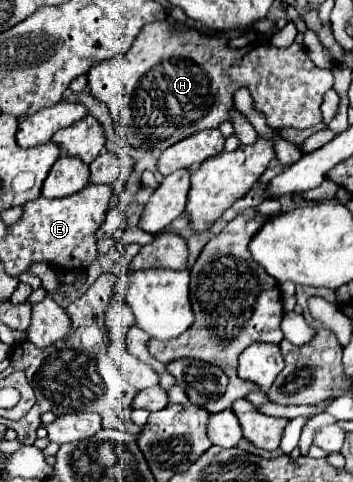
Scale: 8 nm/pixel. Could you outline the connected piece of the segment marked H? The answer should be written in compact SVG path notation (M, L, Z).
M159 20L151 22L141 28L137 34L133 46L119 56L107 58L87 72L89 90L97 94L101 102L105 102L113 114L113 118L119 118L125 126L125 140L131 146L143 148L143 150L165 150L179 142L181 138L187 138L193 132L205 130L205 128L217 128L223 120L229 120L229 110L233 108L233 92L241 86L247 86L255 108L265 114L267 124L273 130L281 128L311 128L321 124L321 100L323 94L333 88L333 72L329 68L321 70L317 68L307 52L299 44L291 44L287 48L277 48L273 44L251 44L245 48L229 48L225 38L211 38L205 34L199 34L194 29L183 32L175 32L171 22Z

